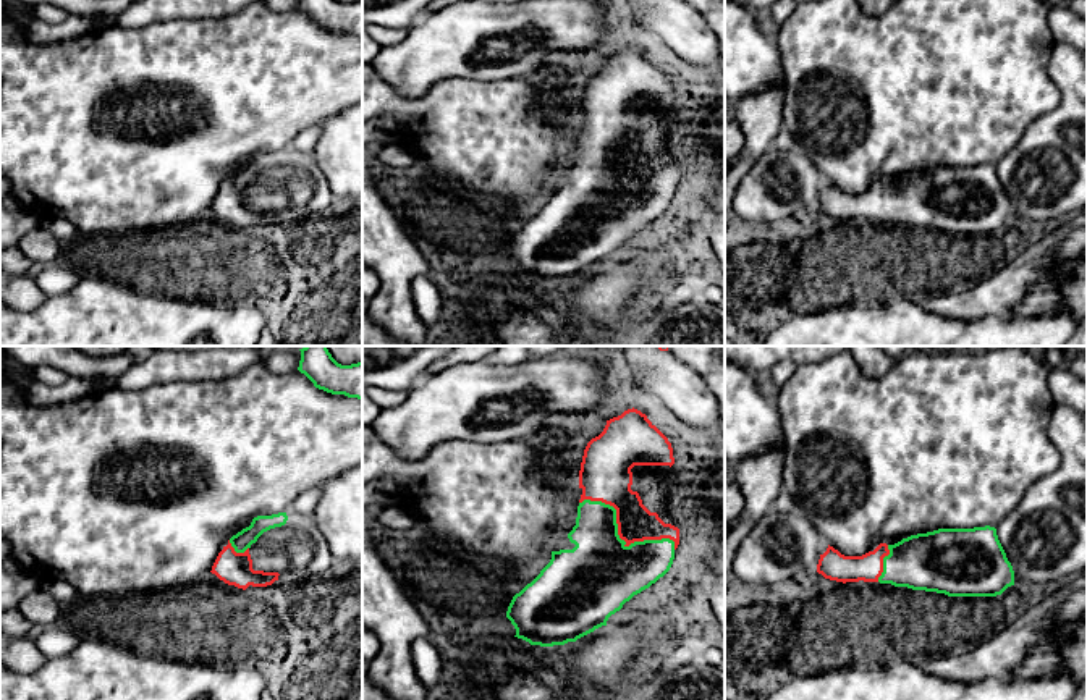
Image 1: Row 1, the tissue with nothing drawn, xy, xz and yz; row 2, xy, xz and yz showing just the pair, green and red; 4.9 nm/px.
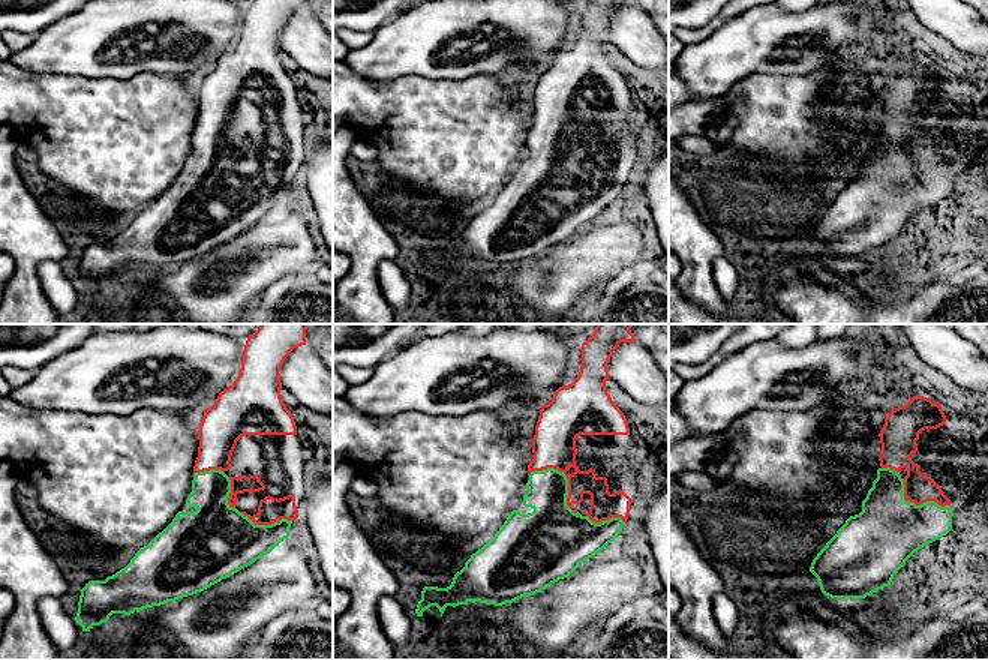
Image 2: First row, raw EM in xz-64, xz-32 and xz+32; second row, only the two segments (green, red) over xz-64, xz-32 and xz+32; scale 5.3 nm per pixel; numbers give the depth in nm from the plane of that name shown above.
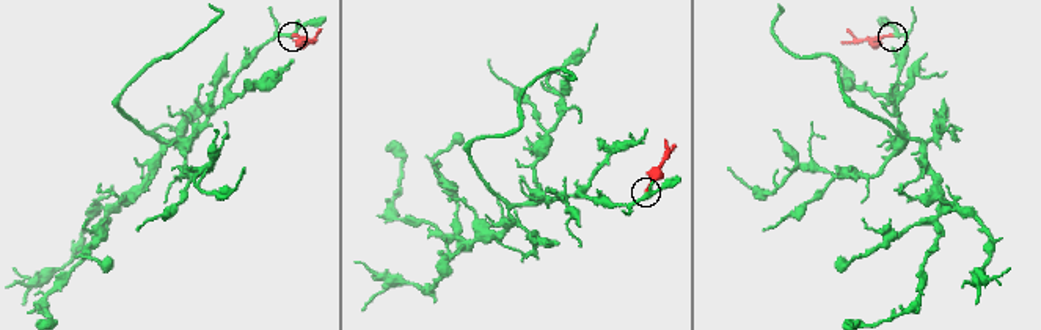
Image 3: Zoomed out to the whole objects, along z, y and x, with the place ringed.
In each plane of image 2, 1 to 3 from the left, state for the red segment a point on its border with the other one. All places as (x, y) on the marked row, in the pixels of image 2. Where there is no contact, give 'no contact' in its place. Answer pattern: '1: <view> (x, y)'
1: xz-64 (266, 525)
2: xz-32 (567, 479)
3: xz+32 (918, 506)

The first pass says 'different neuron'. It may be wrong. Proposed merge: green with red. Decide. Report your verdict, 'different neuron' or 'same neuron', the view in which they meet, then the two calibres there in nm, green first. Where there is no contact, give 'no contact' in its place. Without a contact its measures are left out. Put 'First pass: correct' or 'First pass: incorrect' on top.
First pass: incorrect
same neuron | xz | 380/180 nm

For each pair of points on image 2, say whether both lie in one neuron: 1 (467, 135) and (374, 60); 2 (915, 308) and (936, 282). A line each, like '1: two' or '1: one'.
1: two
2: one

